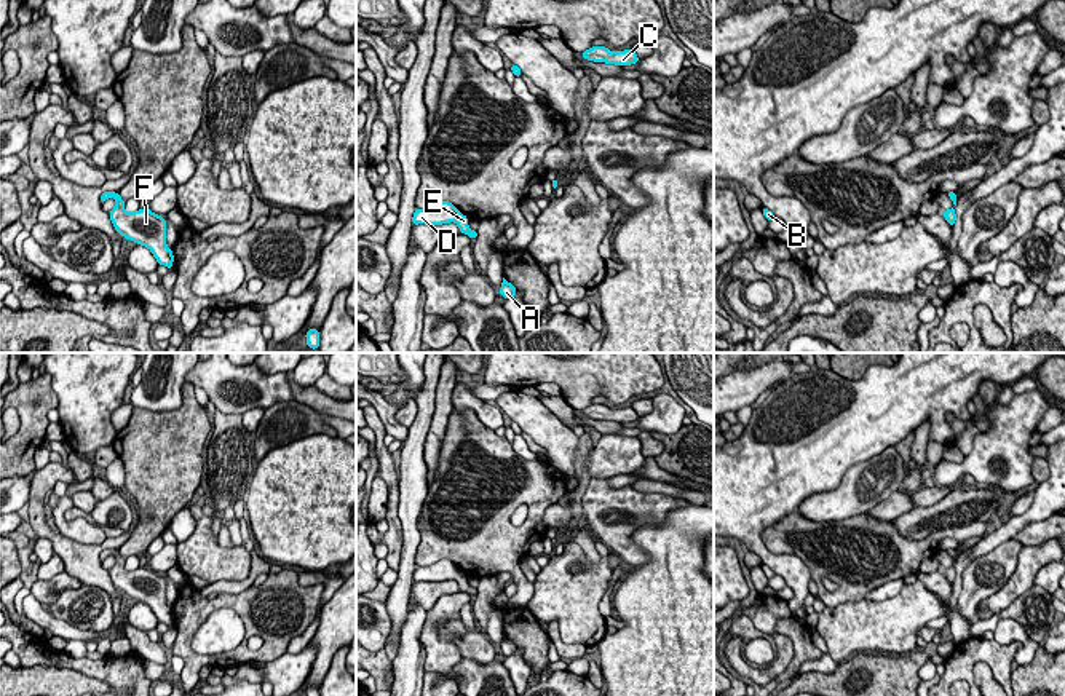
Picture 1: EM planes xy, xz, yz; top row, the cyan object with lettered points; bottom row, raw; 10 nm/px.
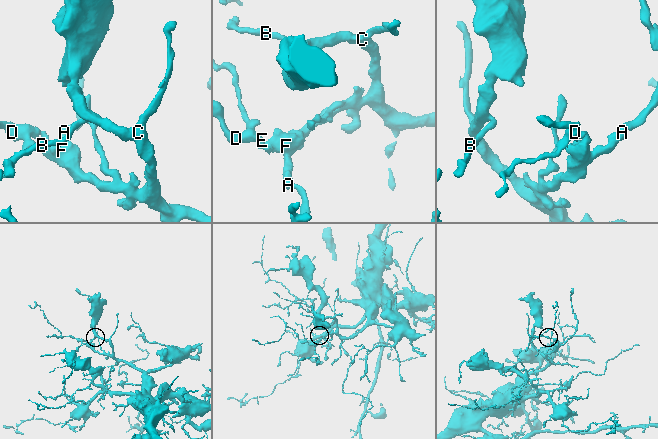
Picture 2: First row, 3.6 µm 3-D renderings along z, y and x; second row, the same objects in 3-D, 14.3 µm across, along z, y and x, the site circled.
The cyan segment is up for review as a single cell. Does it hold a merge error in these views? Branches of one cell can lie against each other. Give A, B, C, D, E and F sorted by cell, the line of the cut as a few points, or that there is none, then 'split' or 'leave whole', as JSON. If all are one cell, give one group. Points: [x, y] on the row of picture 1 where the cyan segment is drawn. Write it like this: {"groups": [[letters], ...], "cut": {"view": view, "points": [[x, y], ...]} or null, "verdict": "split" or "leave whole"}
{"groups": [["A", "B", "C", "D", "E", "F"]], "cut": null, "verdict": "leave whole"}

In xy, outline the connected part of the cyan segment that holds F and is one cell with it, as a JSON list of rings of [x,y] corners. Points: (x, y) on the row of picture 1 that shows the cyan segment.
[[[104,192],[101,195],[101,203],[110,196],[117,201],[115,208],[109,212],[115,230],[126,239],[148,247],[160,265],[172,268],[174,255],[166,246],[164,217],[153,214],[148,208],[126,212],[125,201],[117,192]]]

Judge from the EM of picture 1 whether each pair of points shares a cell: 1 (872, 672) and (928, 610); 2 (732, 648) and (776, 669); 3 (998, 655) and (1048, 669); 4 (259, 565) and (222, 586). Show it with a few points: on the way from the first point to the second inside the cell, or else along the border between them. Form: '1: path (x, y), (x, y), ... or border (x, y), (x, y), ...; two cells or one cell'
1: border (869, 652), (874, 653); two cells
2: path (736, 661), (749, 672), (764, 672); one cell
3: border (1013, 671), (1009, 679); two cells
4: path (253, 575), (241, 586), (232, 586); one cell

